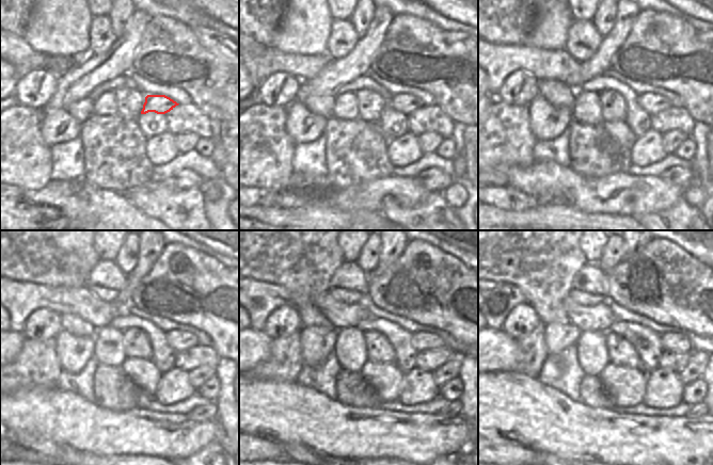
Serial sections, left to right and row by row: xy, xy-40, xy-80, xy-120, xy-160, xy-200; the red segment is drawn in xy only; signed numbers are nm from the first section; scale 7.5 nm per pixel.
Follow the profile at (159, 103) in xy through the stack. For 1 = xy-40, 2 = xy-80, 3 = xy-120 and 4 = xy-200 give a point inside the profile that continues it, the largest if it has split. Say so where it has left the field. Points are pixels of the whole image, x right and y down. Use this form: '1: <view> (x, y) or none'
1: xy-40 (405, 103)
2: xy-80 (651, 103)
3: xy-120 (178, 340)
4: xy-200 (680, 342)

